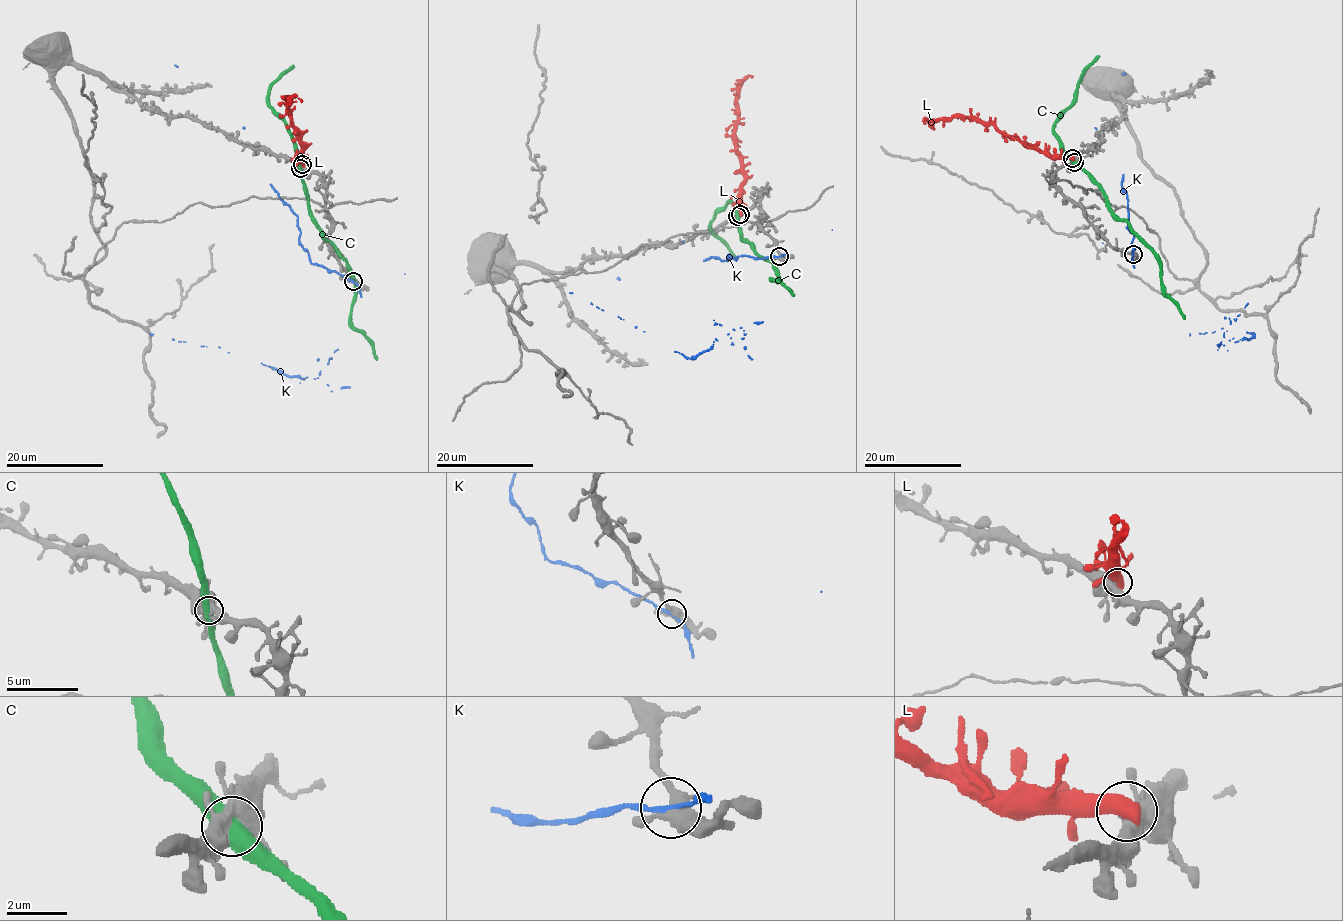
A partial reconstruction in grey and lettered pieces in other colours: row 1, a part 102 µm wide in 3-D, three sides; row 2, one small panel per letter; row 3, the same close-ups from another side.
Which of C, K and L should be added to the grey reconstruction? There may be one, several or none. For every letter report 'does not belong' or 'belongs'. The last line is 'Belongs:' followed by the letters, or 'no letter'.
C: does not belong
K: does not belong
L: does not belong
Belongs: no letter

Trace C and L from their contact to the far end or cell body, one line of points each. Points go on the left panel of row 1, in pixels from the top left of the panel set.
C: (300, 167), (311, 219), (346, 263), (353, 281), (350, 322), (371, 344), (376, 360)
L: (303, 165), (303, 145), (293, 125), (288, 97), (297, 96), (302, 102)

